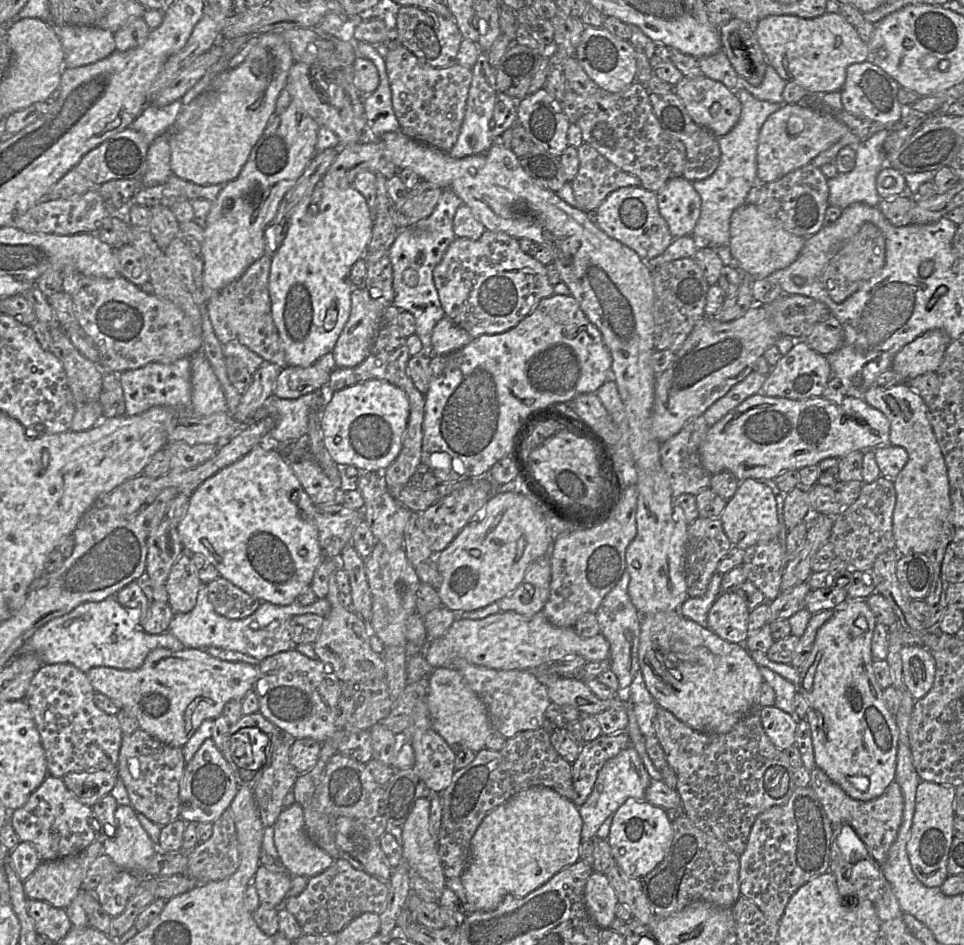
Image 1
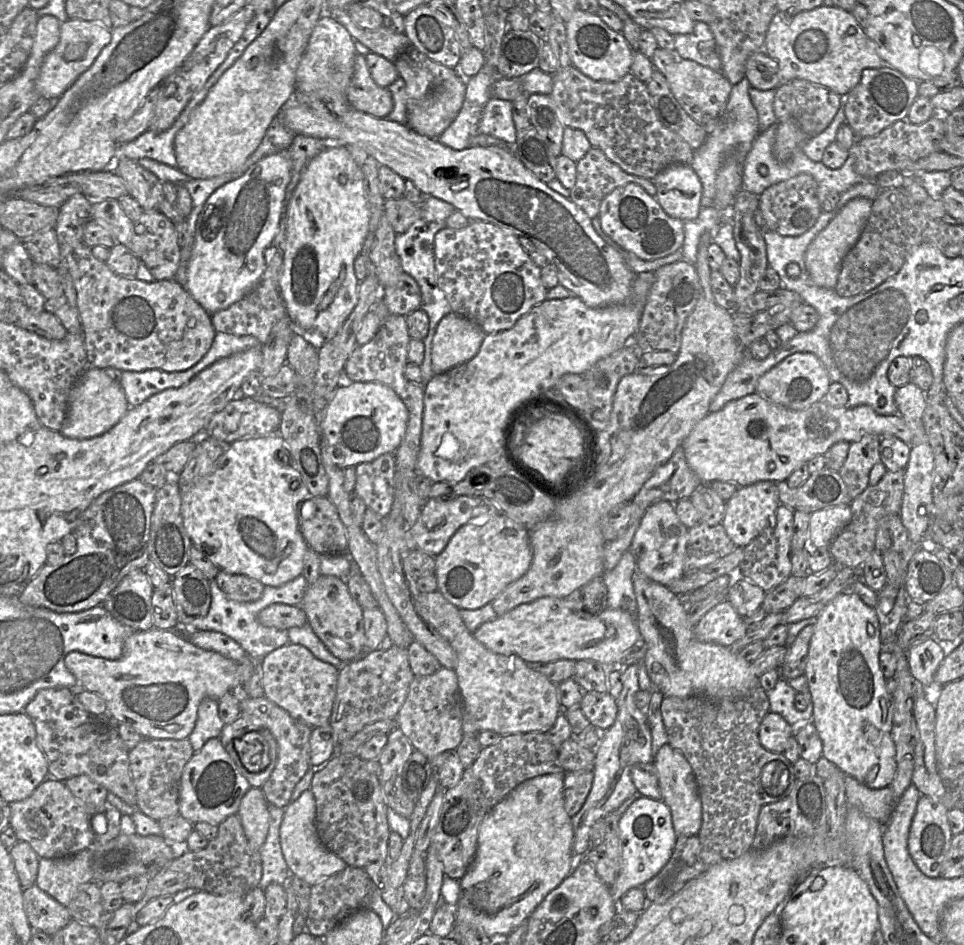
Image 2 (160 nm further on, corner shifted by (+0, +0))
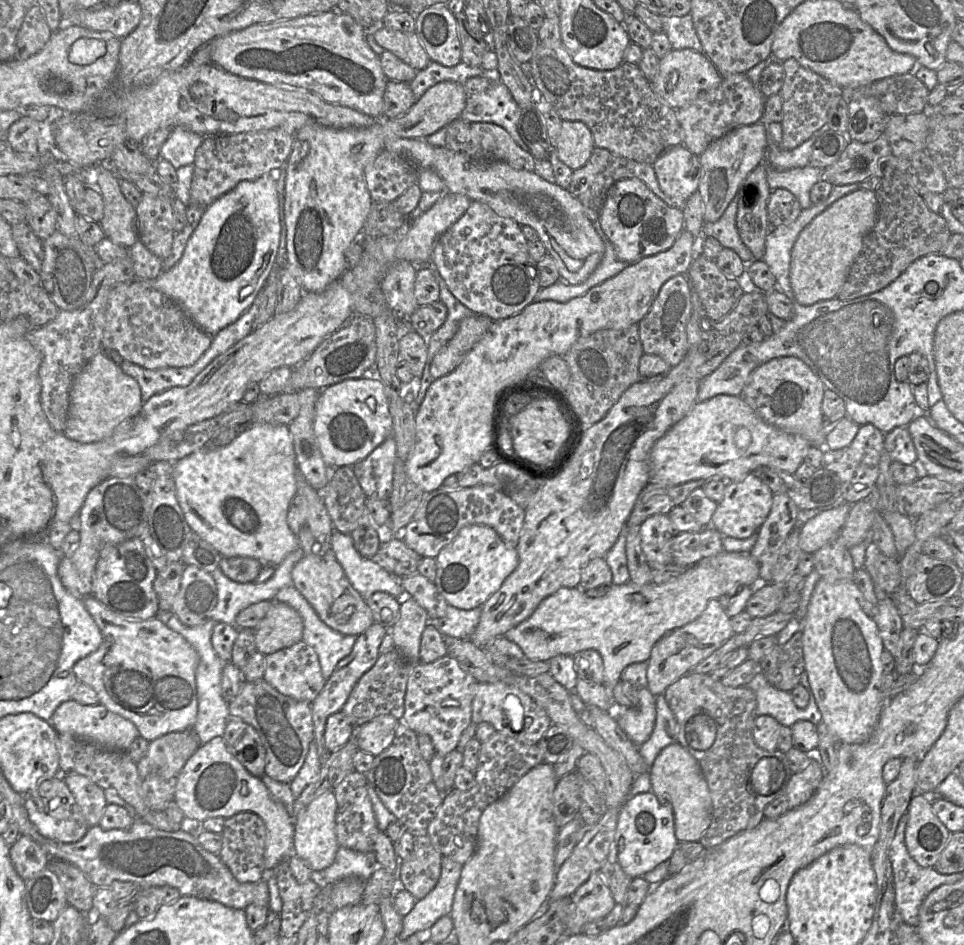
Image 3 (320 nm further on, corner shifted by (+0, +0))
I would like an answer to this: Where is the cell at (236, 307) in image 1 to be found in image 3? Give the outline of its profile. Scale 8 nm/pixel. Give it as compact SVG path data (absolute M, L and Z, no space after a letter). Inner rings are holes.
M305 388L298 391L299 415L288 425L294 443L298 472L316 490L327 484L326 464L314 432L316 403L319 389Z

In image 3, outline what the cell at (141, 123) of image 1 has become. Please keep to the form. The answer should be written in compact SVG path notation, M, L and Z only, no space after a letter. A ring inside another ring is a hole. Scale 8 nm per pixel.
M184 126L175 127L160 150L160 159L169 161L175 169L194 164L196 151L204 137Z

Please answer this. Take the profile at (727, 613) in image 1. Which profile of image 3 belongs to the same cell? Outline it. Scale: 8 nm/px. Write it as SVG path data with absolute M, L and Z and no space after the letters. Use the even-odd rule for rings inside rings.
M710 600L698 618L663 636L655 643L648 660L647 689L654 696L663 694L672 683L688 674L693 667L718 650L733 635L731 618L720 601Z

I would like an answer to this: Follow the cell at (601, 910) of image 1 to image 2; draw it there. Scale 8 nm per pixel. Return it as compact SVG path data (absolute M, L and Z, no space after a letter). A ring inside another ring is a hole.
M638 797L623 813L618 822L621 841L621 866L616 881L609 886L616 902L631 888L642 887L657 875L669 861L677 836L672 825L671 812L662 800Z

